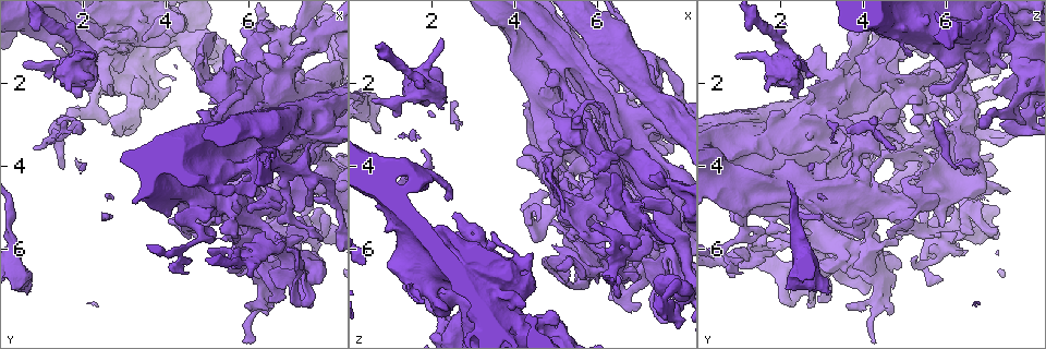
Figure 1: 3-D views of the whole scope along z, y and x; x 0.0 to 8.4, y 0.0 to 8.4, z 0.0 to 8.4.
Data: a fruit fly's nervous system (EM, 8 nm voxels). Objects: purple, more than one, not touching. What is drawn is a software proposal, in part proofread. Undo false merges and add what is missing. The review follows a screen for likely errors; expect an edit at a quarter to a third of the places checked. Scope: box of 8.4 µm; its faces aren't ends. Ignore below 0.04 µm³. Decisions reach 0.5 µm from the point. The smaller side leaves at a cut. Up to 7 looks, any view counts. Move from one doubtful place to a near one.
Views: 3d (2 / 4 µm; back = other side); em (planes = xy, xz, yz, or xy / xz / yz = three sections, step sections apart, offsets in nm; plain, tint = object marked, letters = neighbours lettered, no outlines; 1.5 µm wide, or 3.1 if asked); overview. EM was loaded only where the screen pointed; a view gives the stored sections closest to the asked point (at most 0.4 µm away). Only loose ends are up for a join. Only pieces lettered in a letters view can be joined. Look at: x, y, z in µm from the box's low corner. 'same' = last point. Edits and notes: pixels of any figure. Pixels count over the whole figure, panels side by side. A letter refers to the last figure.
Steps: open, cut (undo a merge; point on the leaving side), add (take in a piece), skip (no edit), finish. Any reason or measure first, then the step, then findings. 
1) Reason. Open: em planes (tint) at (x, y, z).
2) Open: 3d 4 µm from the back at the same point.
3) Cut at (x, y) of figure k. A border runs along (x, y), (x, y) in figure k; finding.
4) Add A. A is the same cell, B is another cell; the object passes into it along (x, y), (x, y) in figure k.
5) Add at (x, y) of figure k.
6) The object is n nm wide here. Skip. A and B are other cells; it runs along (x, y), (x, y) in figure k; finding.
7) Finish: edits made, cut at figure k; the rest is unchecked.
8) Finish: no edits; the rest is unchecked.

Free end. Open: 3d 4 µm at (2.60, 2.10, 5.60).

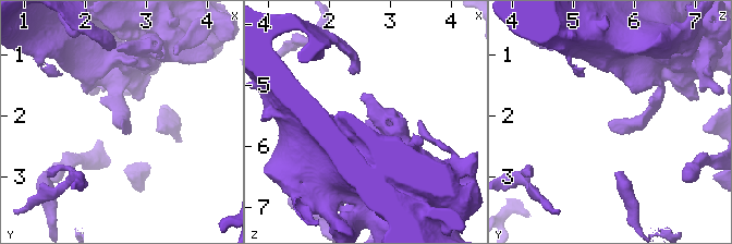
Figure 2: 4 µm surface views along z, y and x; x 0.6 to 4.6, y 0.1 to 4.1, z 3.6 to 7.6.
Shape alone is not enough. Open: em planes (letters) at the same point.

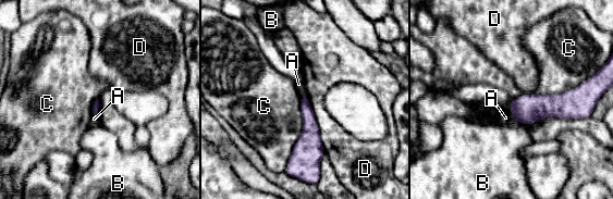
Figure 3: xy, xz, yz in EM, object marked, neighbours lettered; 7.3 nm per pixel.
Skip. A, B, C and D are other cells; a border runs along (303, 95), (302, 134), (284, 171) in figure 3; no lettered piece goes on from it.

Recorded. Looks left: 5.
An open end. Open: 3d 2 µm at (4.40, 0.65, 6.15).

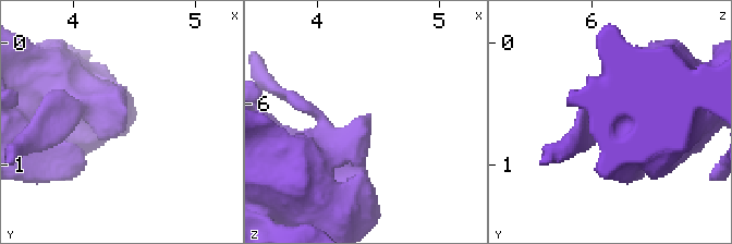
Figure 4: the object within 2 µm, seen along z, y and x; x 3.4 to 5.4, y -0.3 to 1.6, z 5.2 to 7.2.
Open: em xz step 4 (tint) at (4.46, 0.66, 6.18).

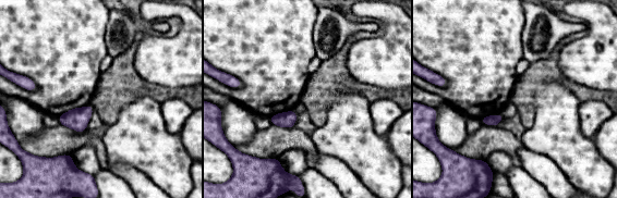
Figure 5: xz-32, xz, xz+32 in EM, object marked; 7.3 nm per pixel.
Cut it another way. Open: em planes (letters) at the same point.

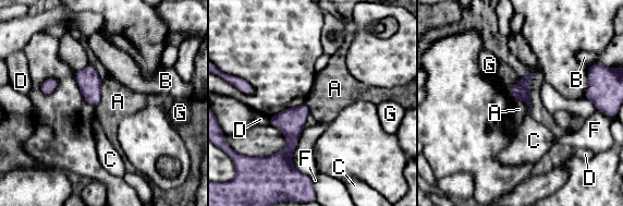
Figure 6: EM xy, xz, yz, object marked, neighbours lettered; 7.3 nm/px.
Skip. A, B, C, D, F and G are other cells; a border runs along (101, 80), (101, 99), (95, 108) in figure 6; no lettered piece goes on from it.

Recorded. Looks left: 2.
Open: em yz step 8 (tint) at (0.70, 7.05, 3.25).

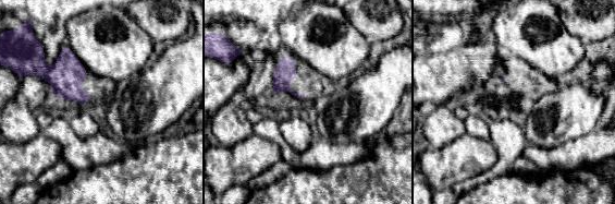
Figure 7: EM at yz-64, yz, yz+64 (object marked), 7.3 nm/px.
Cut it another way. Open: em planes (letters) at the same point.

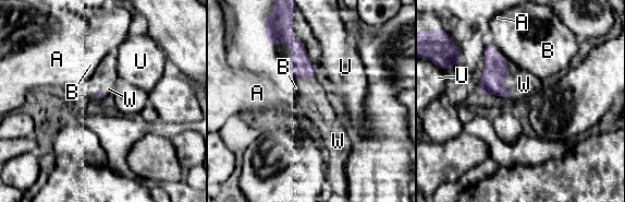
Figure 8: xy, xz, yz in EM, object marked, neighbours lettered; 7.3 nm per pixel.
Add W. W is the same cell, A, B and U are other cells; the object passes into it along (495, 66), (503, 76), (524, 84) in figure 8; it goes on there.

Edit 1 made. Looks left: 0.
Finish: edits made, add at figure 8; the rest is unchecked.

